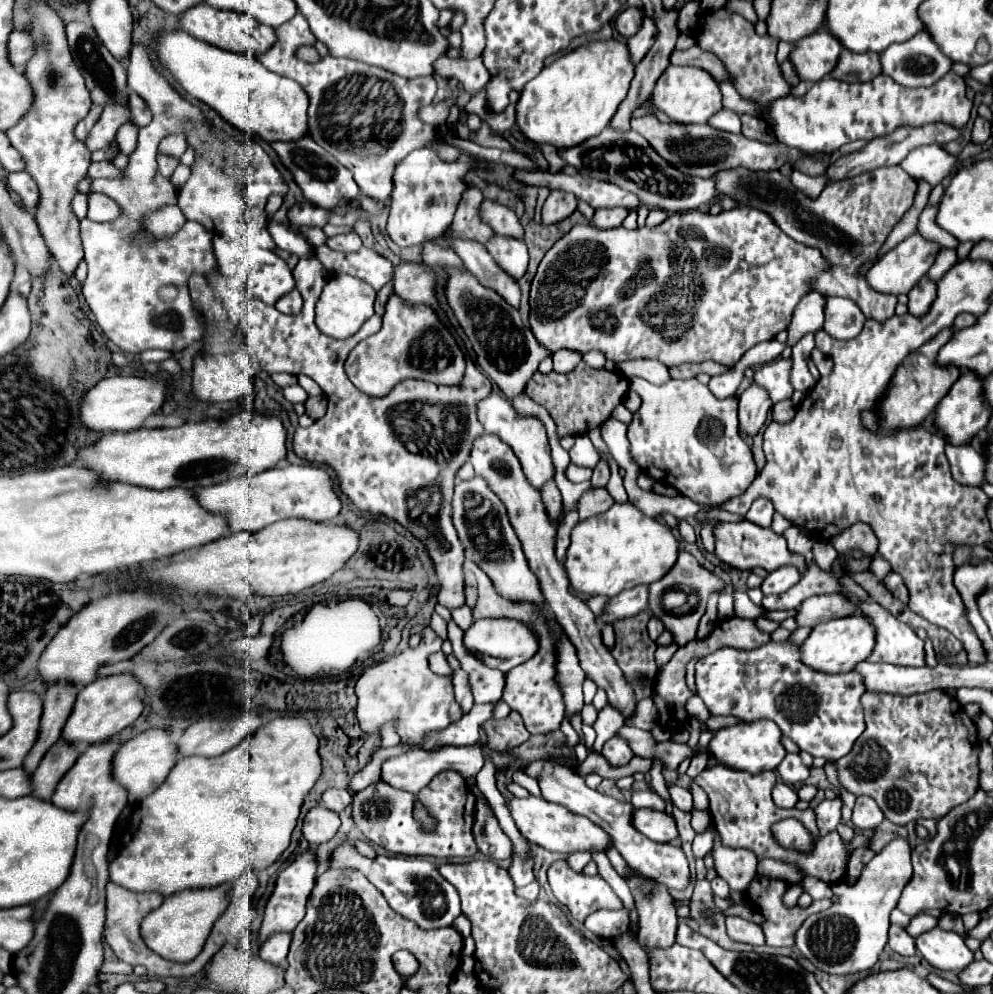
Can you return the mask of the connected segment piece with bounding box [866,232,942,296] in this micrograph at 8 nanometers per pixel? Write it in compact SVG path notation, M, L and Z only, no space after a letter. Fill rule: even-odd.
M914 232L912 236L908 236L904 242L900 242L896 248L888 250L866 274L868 278L868 284L876 290L876 292L882 292L882 294L908 294L916 284L918 280L930 270L930 266L934 264L936 260L936 254L940 252L940 244L938 242L932 242L932 240L926 240L920 232Z

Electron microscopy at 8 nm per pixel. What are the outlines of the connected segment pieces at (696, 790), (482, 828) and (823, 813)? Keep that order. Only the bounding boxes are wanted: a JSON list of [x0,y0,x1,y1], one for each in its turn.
[[690,784,708,810],[472,800,512,860],[814,798,842,836]]

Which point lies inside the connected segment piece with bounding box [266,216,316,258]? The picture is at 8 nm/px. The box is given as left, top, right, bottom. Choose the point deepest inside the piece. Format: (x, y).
(284, 237)

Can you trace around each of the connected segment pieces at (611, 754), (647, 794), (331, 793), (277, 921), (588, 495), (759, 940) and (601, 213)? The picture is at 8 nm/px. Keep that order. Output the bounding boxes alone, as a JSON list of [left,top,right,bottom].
[[602,736,634,766],[632,790,664,810],[322,788,352,812],[260,852,316,944],[578,490,614,520],[726,916,764,946],[592,208,628,228]]

